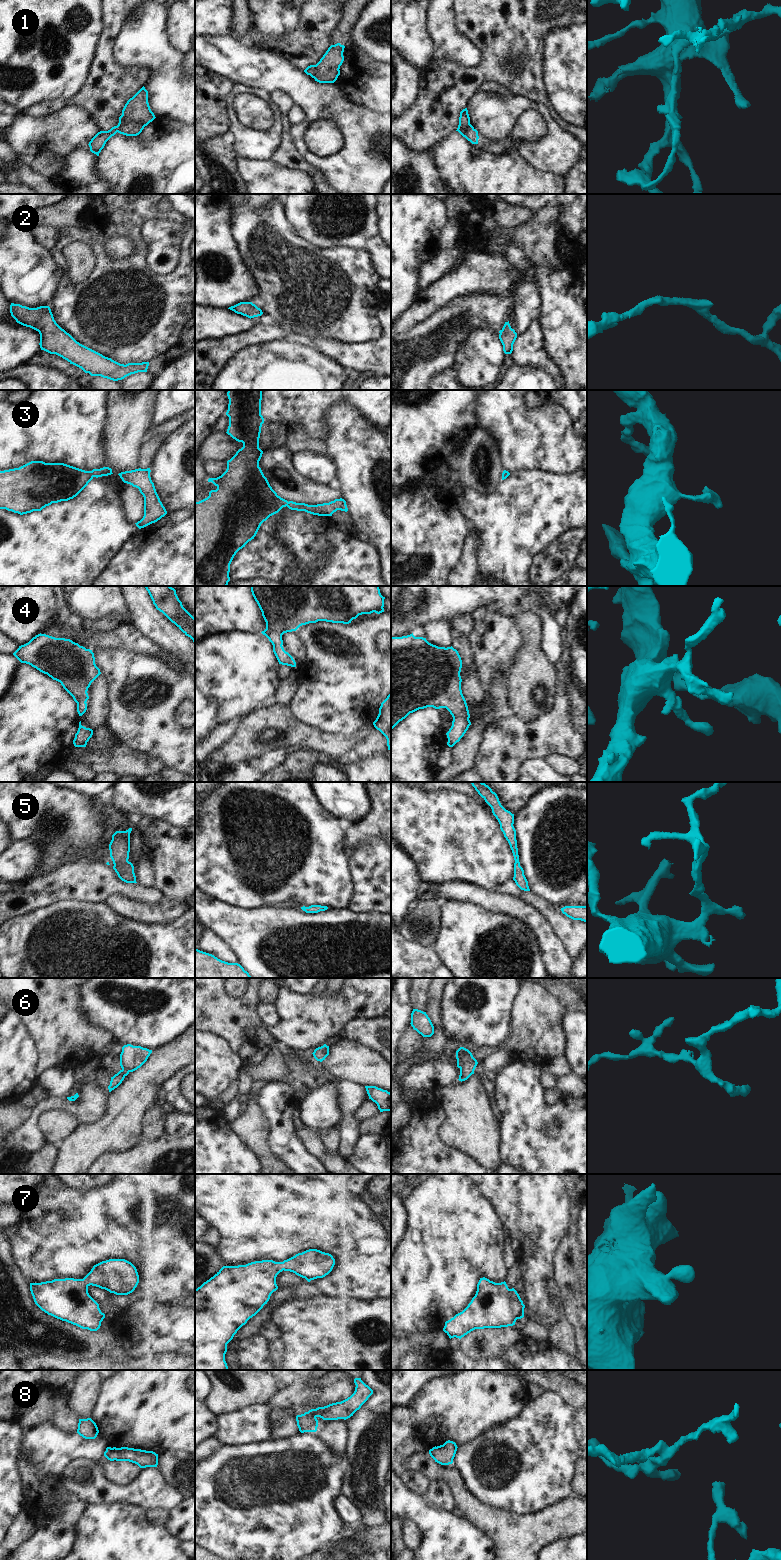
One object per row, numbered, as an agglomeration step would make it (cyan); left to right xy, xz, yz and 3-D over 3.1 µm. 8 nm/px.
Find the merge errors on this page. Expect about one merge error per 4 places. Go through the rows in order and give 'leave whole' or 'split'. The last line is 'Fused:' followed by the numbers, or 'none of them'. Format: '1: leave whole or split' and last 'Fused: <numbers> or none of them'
1: leave whole
2: leave whole
3: leave whole
4: leave whole
5: leave whole
6: leave whole
7: leave whole
8: leave whole
Fused: none of them

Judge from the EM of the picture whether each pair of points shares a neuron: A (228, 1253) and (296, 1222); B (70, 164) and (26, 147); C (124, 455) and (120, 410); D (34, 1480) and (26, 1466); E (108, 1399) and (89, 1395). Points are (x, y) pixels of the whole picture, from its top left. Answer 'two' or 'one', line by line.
A: one
B: two
C: one
D: one
E: two

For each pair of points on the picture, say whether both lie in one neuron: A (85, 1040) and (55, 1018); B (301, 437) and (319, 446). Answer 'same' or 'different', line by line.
A: same
B: same

